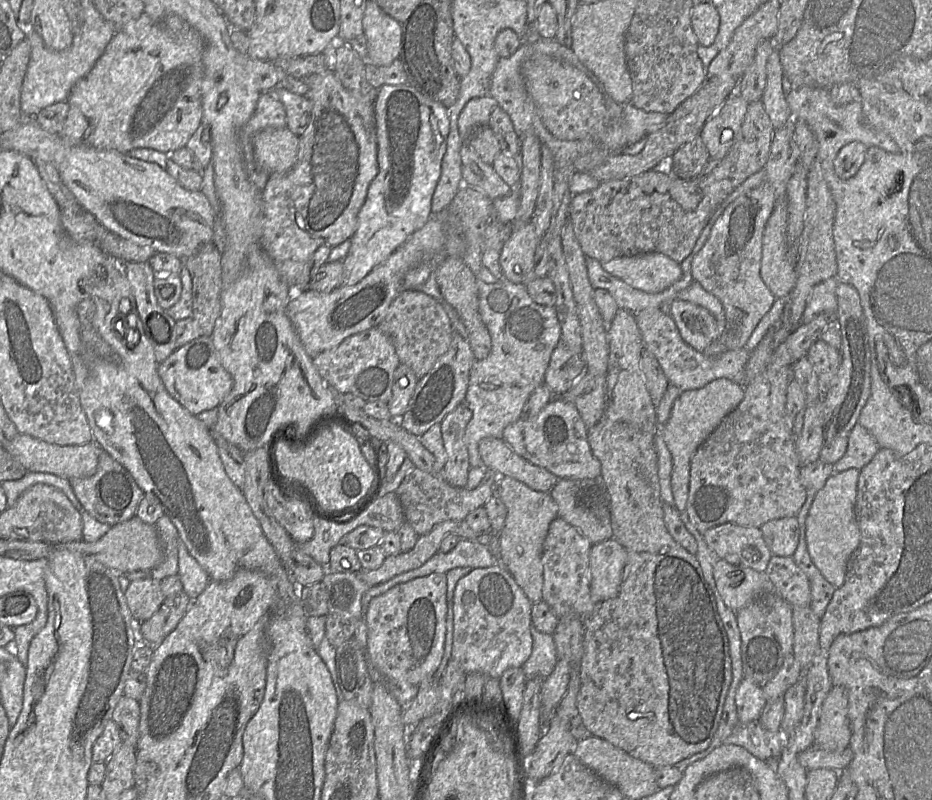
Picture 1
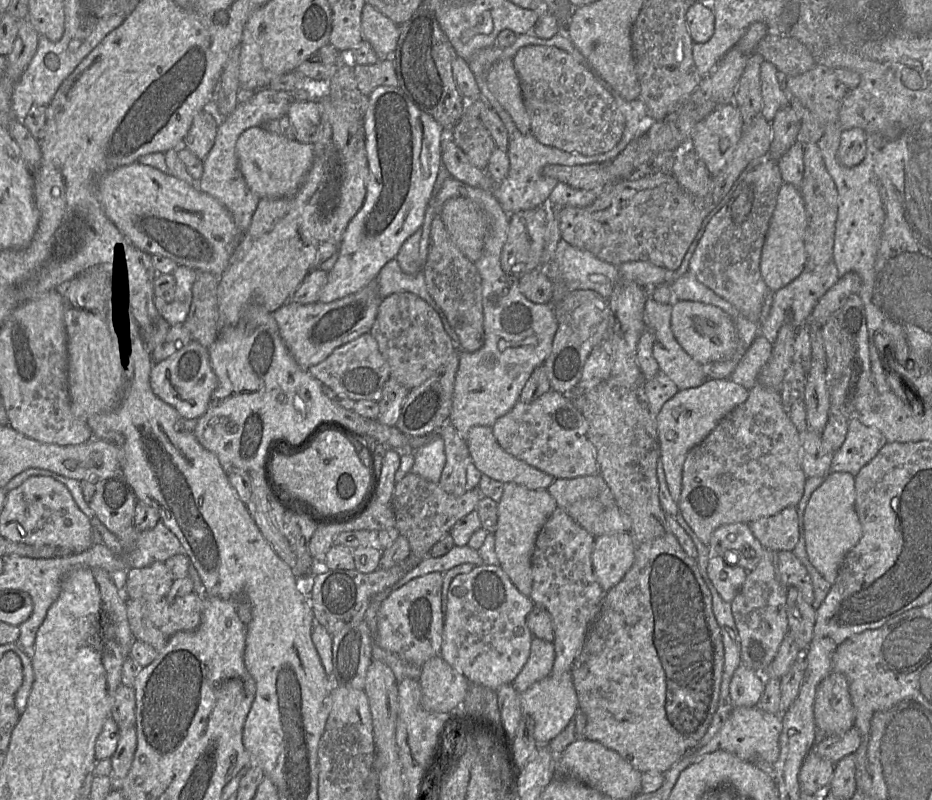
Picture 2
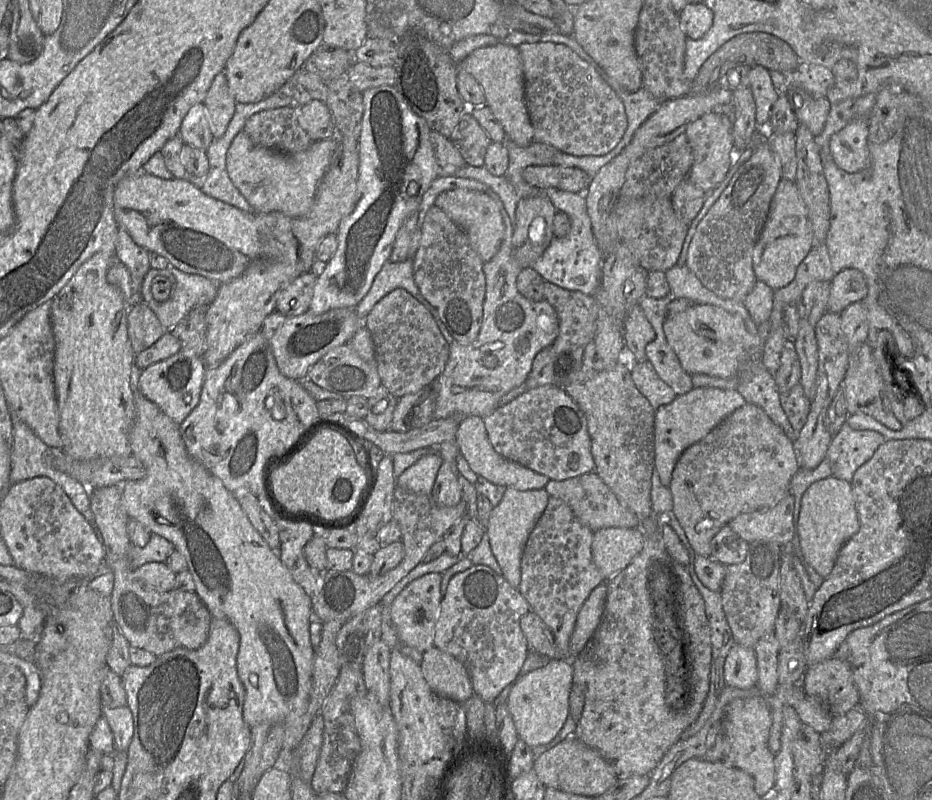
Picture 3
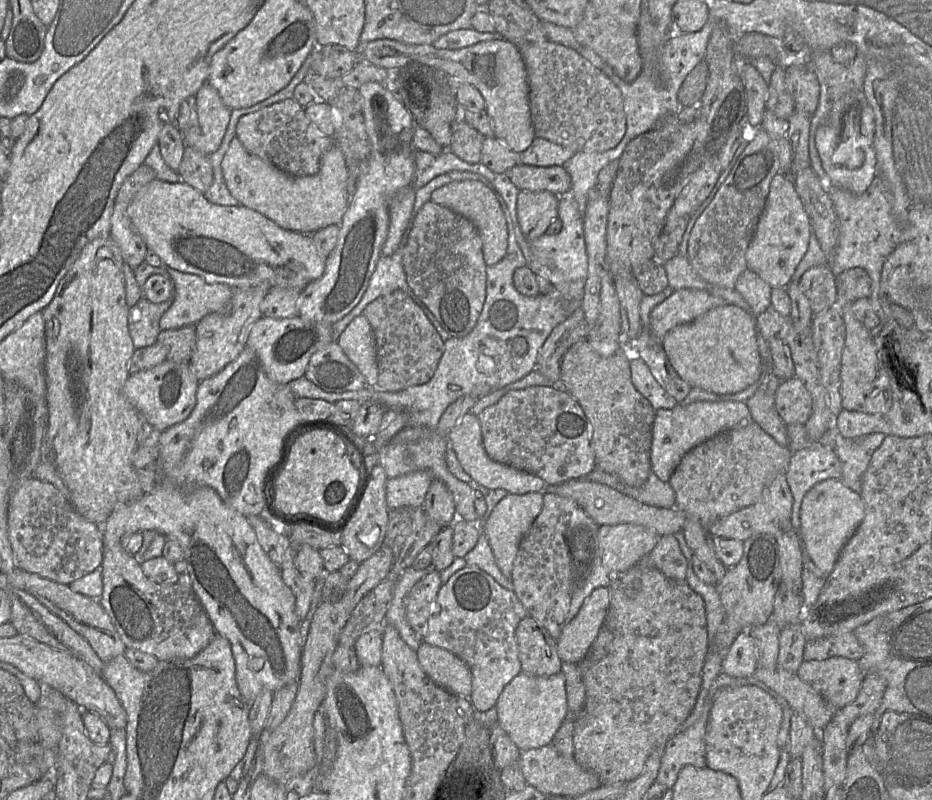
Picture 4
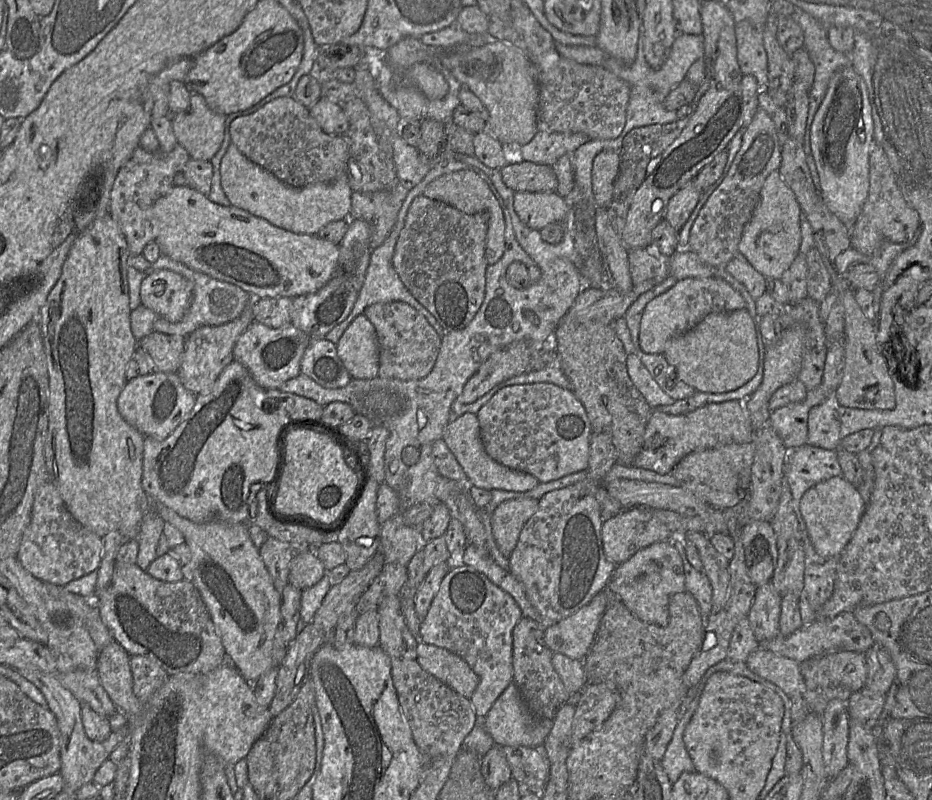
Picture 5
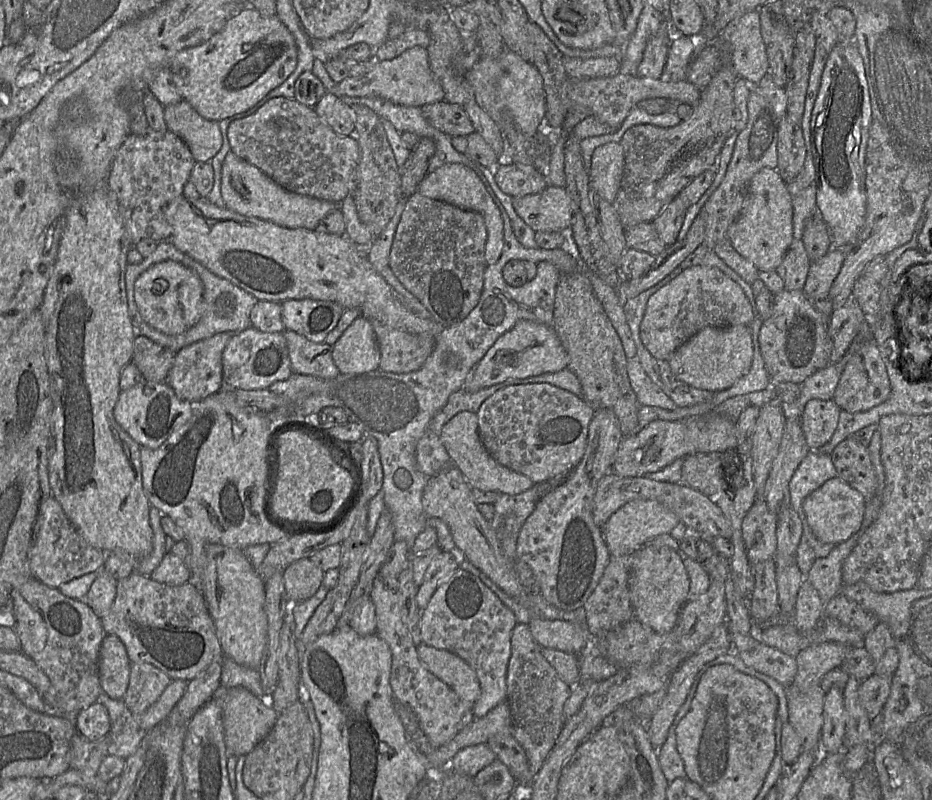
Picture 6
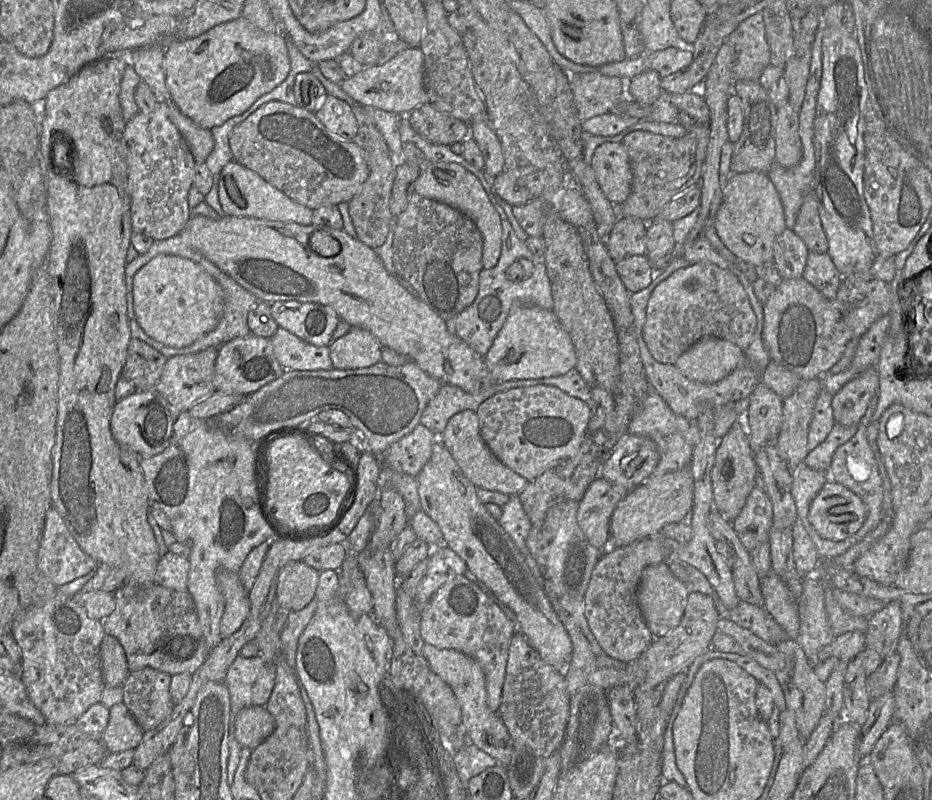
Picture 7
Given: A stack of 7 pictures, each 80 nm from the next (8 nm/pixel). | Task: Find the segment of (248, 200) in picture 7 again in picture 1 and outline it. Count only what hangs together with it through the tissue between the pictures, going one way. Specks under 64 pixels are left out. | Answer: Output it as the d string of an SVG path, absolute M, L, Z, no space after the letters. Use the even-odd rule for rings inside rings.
M287 127L265 128L254 137L253 149L258 166L268 174L283 173L297 162L299 137Z

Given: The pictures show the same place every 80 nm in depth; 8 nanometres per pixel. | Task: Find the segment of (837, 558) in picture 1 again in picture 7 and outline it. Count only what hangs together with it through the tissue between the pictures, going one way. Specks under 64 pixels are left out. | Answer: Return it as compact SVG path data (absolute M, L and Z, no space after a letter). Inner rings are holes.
M829 479L809 505L808 520L825 539L842 541L863 525L867 508L863 500L843 484Z

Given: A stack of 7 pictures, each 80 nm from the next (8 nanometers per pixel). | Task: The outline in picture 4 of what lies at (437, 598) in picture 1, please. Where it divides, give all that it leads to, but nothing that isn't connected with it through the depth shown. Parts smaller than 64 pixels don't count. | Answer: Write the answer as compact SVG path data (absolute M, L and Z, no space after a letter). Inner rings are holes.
M434 570L418 581L405 599L407 621L421 640L440 587L440 571Z

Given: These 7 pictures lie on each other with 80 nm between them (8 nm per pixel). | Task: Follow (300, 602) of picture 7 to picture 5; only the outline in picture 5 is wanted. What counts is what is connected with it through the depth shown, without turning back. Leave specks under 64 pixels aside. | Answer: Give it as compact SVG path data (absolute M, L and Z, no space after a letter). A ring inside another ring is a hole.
M314 549L295 553L289 565L288 583L305 590L318 583L325 574L325 568Z

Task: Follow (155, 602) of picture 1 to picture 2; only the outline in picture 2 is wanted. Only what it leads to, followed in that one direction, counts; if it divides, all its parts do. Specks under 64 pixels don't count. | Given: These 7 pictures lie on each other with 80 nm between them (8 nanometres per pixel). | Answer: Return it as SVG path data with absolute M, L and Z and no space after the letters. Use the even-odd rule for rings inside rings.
M163 562L132 569L127 574L123 593L130 599L158 601L167 595L175 581Z

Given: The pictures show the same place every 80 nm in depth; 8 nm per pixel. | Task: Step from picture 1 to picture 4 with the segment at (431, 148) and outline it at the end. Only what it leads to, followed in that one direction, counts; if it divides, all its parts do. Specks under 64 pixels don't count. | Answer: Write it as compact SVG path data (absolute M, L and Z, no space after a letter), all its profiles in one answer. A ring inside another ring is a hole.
M366 82L358 92L363 102L370 155L367 171L358 179L349 206L338 224L338 242L326 258L324 273L301 291L297 301L298 316L315 322L334 324L361 300L388 234L388 200L399 189L411 186L415 174L416 149L412 138L417 125L411 112L395 93L381 83Z

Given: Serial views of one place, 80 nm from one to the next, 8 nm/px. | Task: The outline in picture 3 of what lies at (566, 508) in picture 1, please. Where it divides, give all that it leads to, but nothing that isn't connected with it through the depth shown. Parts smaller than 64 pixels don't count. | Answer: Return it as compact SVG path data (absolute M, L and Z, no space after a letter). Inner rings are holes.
M596 472L563 481L550 480L545 486L549 496L564 501L576 518L593 532L604 528L637 528L637 516L627 509Z

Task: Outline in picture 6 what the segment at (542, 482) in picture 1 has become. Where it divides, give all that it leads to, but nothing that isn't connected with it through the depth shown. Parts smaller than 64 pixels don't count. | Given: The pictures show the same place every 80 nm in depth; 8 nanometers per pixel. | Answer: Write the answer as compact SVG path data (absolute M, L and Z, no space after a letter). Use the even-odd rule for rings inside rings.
M462 411L451 418L444 425L440 440L455 466L462 472L471 487L476 487L483 491L515 495L535 485L527 476L500 464L488 453L481 442L478 432L478 417L474 412Z

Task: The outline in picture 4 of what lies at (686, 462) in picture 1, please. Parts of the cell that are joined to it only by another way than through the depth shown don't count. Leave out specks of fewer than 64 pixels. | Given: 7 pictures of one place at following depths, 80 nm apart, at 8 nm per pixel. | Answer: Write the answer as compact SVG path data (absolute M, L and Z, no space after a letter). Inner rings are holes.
M700 401L689 405L677 403L673 408L656 410L650 455L651 471L662 481L669 482L682 458L693 447L752 420L749 407L744 401Z

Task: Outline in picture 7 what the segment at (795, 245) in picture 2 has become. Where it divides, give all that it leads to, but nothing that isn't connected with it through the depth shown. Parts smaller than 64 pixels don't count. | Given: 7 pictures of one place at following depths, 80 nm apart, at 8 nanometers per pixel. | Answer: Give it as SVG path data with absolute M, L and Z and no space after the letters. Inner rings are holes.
M752 171L729 177L722 189L722 202L715 216L714 227L727 249L745 262L757 267L774 261L775 240L787 227L780 195L766 172Z

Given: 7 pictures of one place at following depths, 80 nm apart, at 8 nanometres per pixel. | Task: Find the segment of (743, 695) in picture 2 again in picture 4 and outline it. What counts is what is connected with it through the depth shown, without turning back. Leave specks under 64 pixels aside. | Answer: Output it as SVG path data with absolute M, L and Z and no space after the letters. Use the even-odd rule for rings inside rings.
M748 630L741 631L722 661L722 671L732 677L753 675L758 666L756 646Z

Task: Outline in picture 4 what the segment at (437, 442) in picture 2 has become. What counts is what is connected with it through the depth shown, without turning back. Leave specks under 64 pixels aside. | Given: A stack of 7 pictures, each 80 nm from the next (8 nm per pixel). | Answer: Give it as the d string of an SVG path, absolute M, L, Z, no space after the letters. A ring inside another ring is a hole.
M415 471L388 479L386 502L389 510L422 506L433 481L428 471Z

